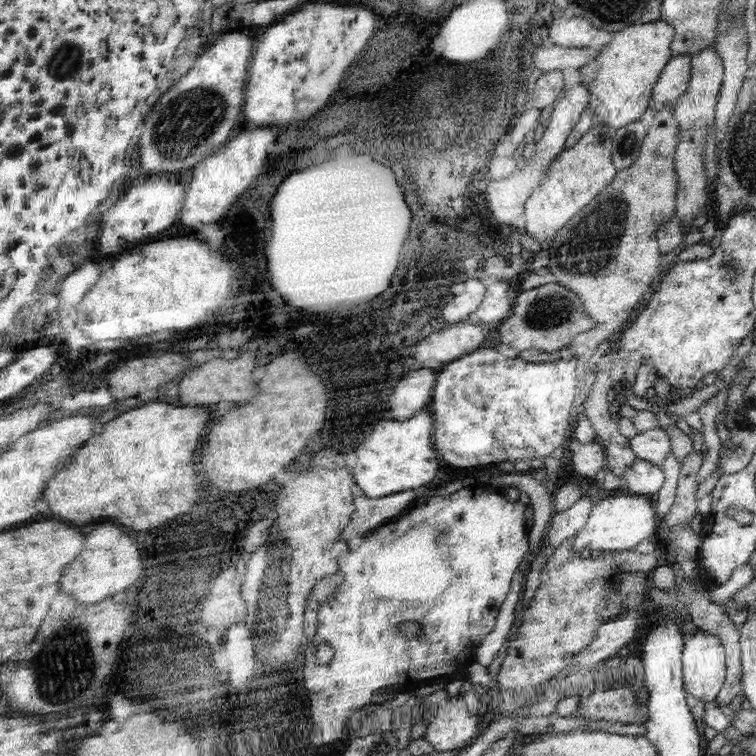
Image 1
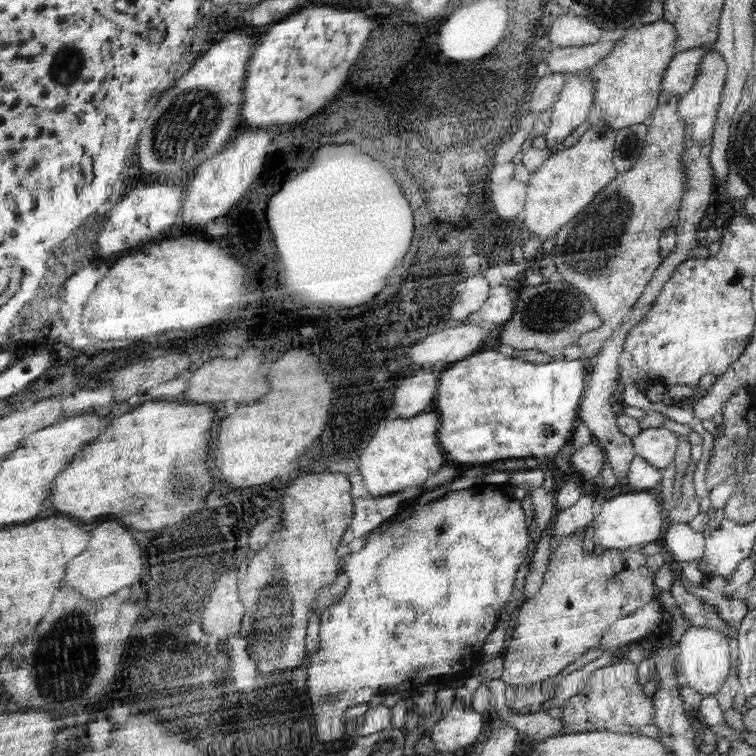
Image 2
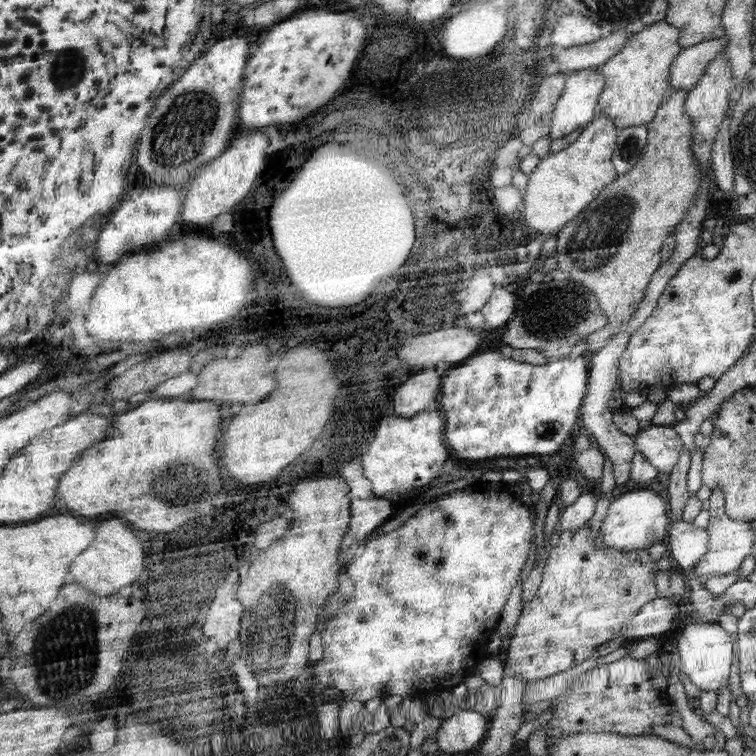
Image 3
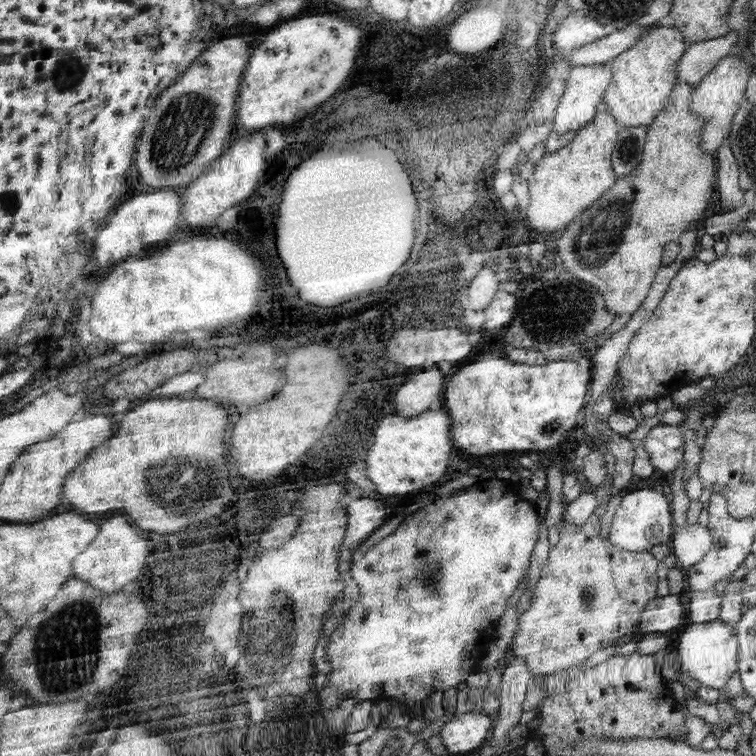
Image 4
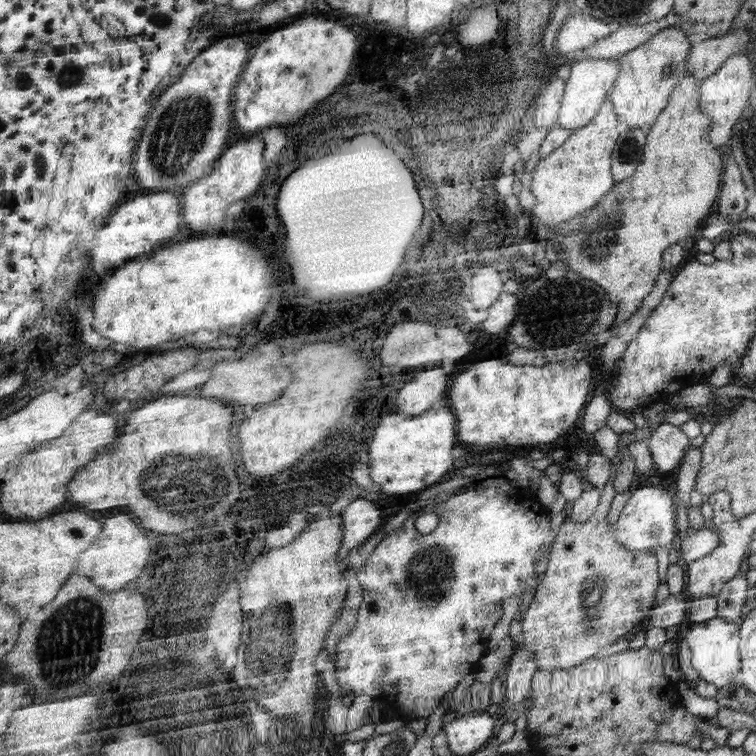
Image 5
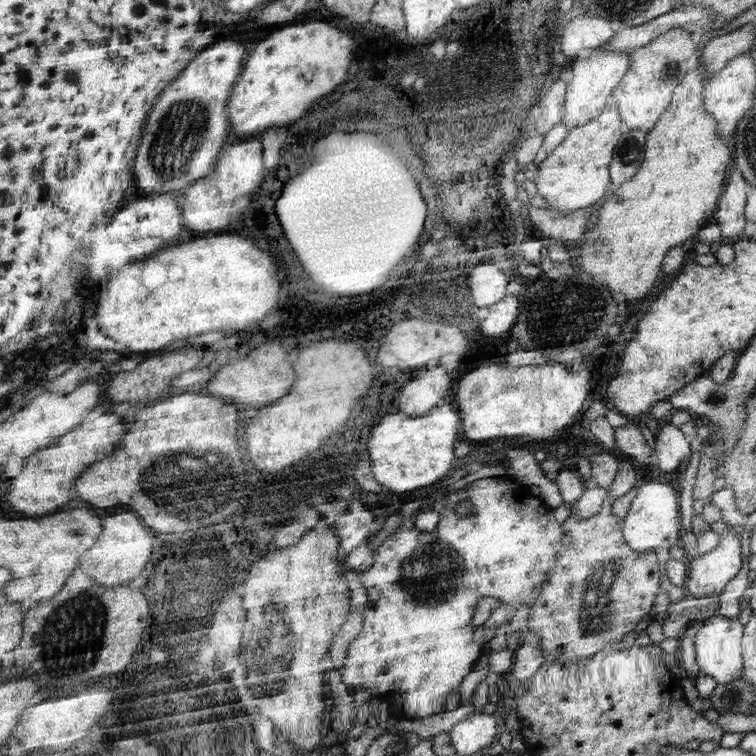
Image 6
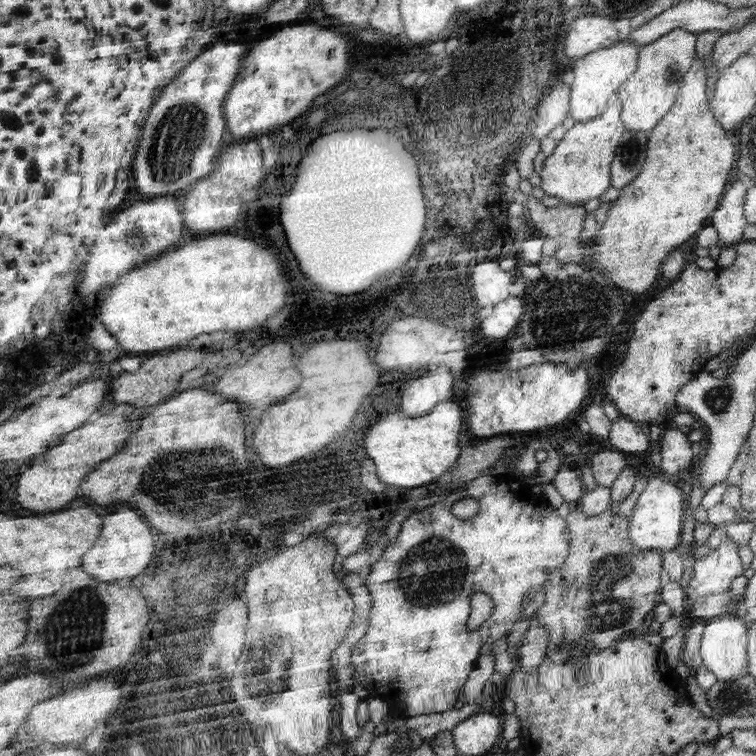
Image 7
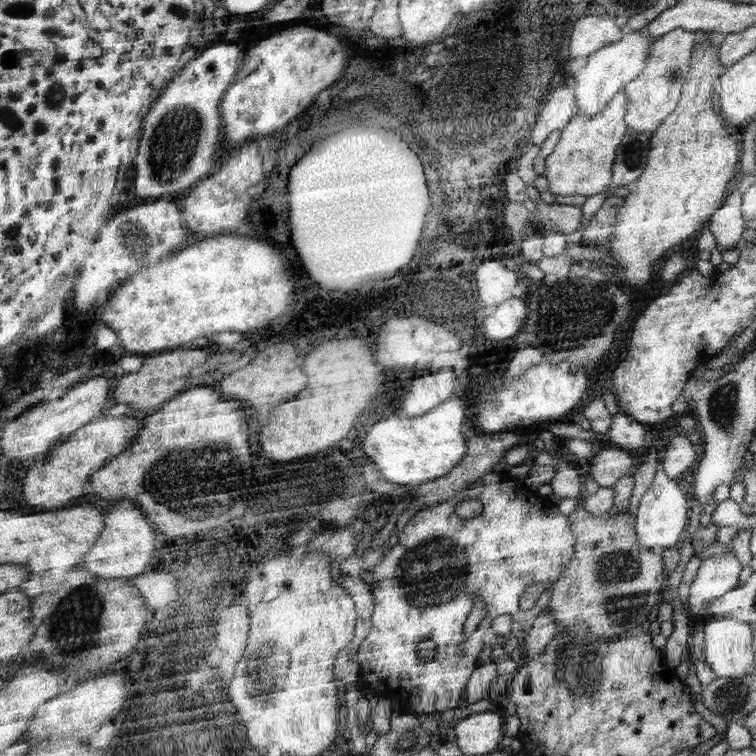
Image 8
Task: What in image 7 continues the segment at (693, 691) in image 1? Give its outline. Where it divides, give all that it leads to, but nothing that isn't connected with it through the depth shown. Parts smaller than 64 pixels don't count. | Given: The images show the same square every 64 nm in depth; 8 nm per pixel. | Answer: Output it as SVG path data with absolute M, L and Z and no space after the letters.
M717 616L709 618L707 624L703 626L701 634L701 668L707 668L715 676L717 682L729 682L729 680L739 680L747 676L745 670L745 638L747 638L747 624L743 624L735 616Z

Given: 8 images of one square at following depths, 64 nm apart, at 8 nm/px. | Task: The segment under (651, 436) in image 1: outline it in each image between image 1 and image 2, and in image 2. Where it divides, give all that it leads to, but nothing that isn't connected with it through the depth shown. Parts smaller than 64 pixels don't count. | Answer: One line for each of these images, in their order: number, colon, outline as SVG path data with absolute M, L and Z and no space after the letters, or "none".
2: M661 426L661 428L641 430L641 434L633 438L633 442L637 454L661 470L677 460L679 434L669 428Z

